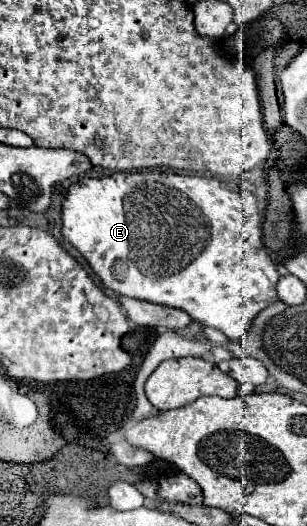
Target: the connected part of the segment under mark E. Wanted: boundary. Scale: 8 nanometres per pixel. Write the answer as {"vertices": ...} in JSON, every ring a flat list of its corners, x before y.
{"vertices":[[125,171,101,179,85,177,69,187,61,205,63,237,103,281,123,297,133,297,187,311,203,327,215,327,233,341,243,341,259,311,277,301,277,263,261,241,257,197,215,177,169,171]]}

